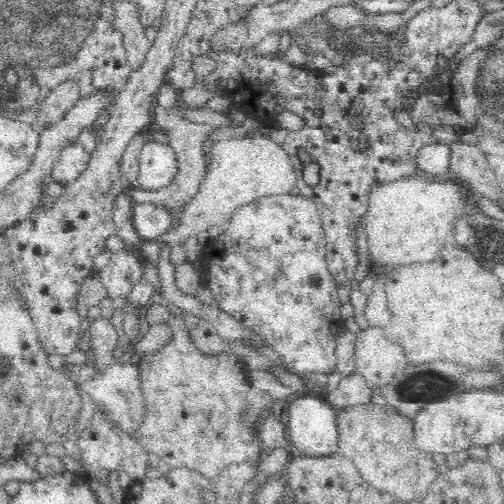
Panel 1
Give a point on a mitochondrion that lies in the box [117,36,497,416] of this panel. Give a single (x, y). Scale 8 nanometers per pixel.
(409, 389)

